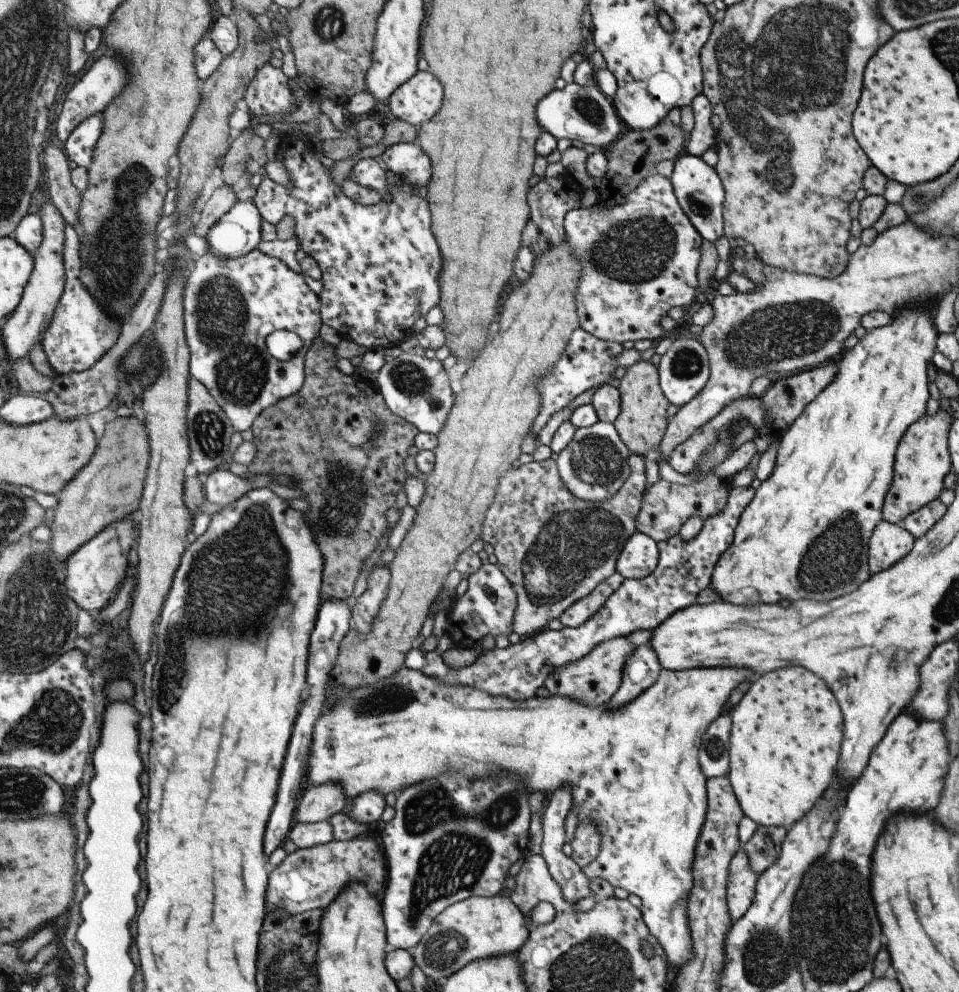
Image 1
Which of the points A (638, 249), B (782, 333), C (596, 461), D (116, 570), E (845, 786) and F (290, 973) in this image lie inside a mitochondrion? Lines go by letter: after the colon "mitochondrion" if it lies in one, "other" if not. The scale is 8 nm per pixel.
A: mitochondrion
B: mitochondrion
C: mitochondrion
D: other
E: other
F: mitochondrion

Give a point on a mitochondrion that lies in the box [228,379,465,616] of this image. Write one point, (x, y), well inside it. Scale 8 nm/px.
(338, 517)

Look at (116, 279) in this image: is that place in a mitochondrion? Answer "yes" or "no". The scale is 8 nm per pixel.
yes

